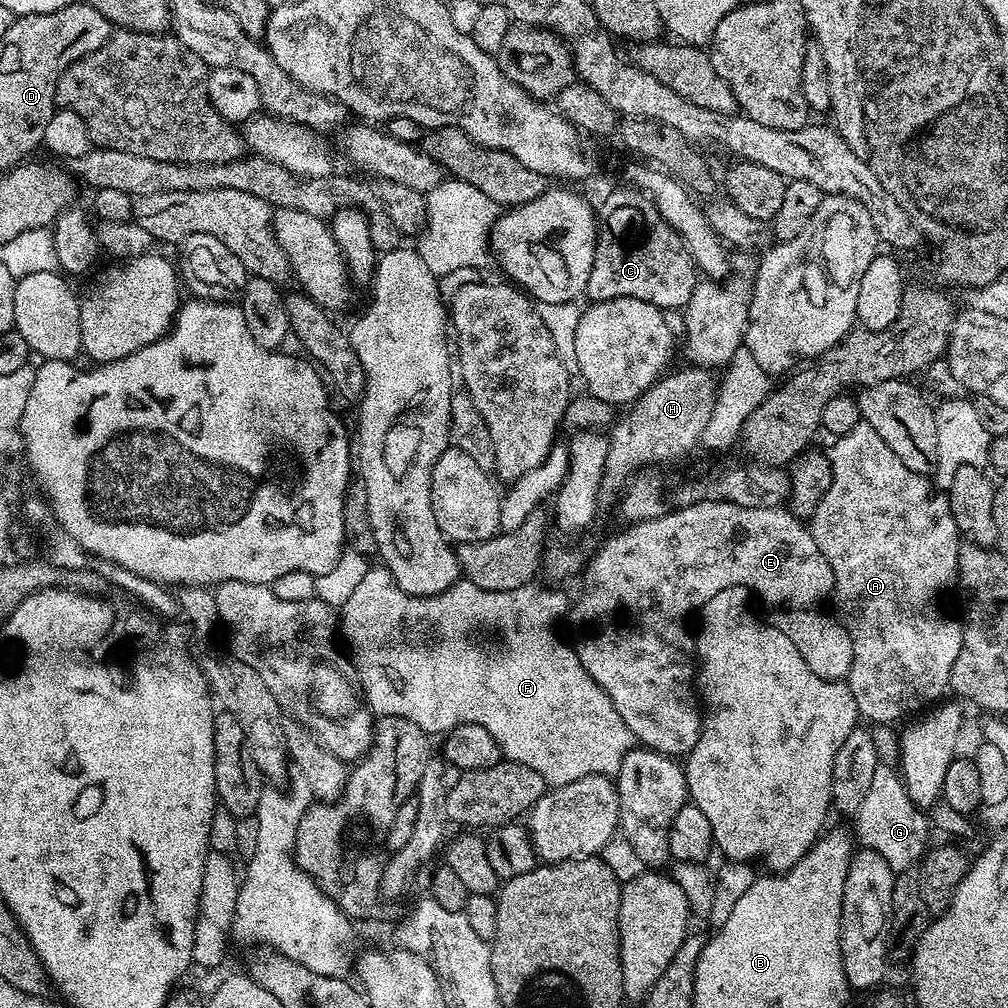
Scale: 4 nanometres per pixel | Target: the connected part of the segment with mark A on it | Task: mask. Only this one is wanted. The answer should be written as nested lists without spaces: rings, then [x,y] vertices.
[[[861,422],[858,426],[854,426],[854,430],[850,430],[844,436],[835,437],[831,442],[833,443],[832,452],[830,451],[832,481],[830,490],[826,490],[826,494],[822,494],[822,498],[818,502],[818,510],[814,510],[812,515],[810,521],[812,537],[814,542],[818,542],[818,550],[822,550],[826,562],[834,570],[834,601],[836,600],[837,608],[835,611],[838,613],[840,623],[850,634],[850,642],[854,646],[854,662],[848,671],[846,683],[853,691],[859,715],[864,720],[874,720],[875,725],[892,726],[895,725],[895,720],[903,721],[905,718],[927,709],[929,705],[943,697],[940,695],[944,691],[946,693],[949,691],[948,679],[954,670],[954,662],[958,659],[958,650],[962,650],[964,629],[957,621],[955,624],[950,617],[940,613],[940,608],[936,605],[936,595],[951,580],[953,583],[957,579],[958,554],[962,540],[956,531],[954,514],[950,510],[947,495],[943,491],[937,490],[933,481],[925,473],[910,470],[910,466],[906,466],[906,462],[902,462],[902,458],[898,458],[898,454],[894,454],[894,450],[890,450],[890,446],[886,446],[882,434],[878,434],[878,430],[874,430],[874,426]]]

